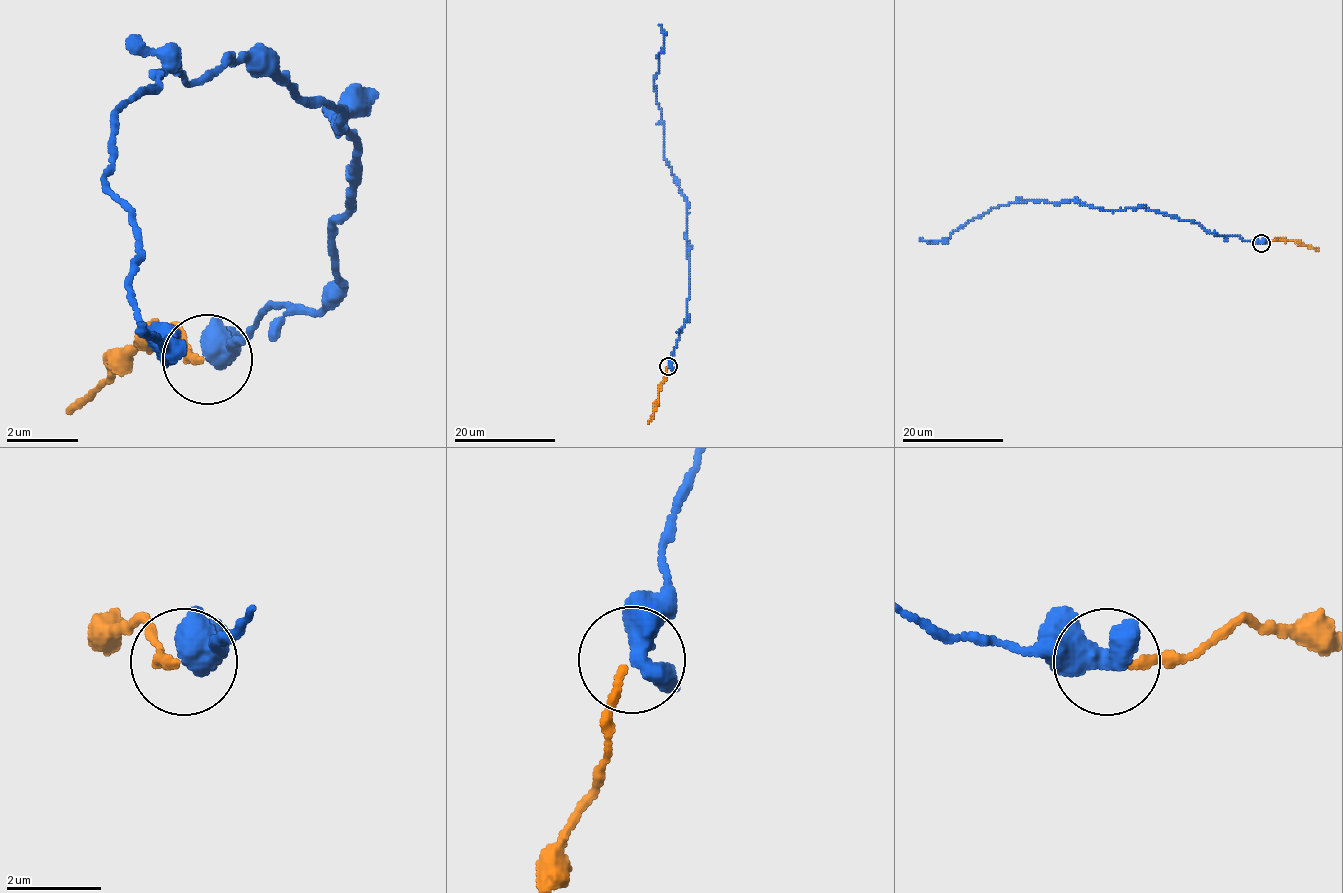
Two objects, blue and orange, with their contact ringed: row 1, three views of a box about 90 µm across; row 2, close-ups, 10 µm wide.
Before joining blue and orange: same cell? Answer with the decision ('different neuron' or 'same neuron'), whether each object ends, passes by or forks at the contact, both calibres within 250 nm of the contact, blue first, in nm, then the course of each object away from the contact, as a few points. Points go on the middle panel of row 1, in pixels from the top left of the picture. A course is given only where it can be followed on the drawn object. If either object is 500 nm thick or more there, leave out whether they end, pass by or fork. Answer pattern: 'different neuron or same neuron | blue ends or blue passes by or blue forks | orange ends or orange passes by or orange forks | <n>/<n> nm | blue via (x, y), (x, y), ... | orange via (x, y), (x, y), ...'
same neuron | blue passes by | orange ends | 460/170 nm | blue via (668, 367), (687, 317), (690, 264), (687, 200), (664, 157), (655, 95), (658, 54), (664, 44), (659, 24) | orange via (668, 367), (649, 424)

